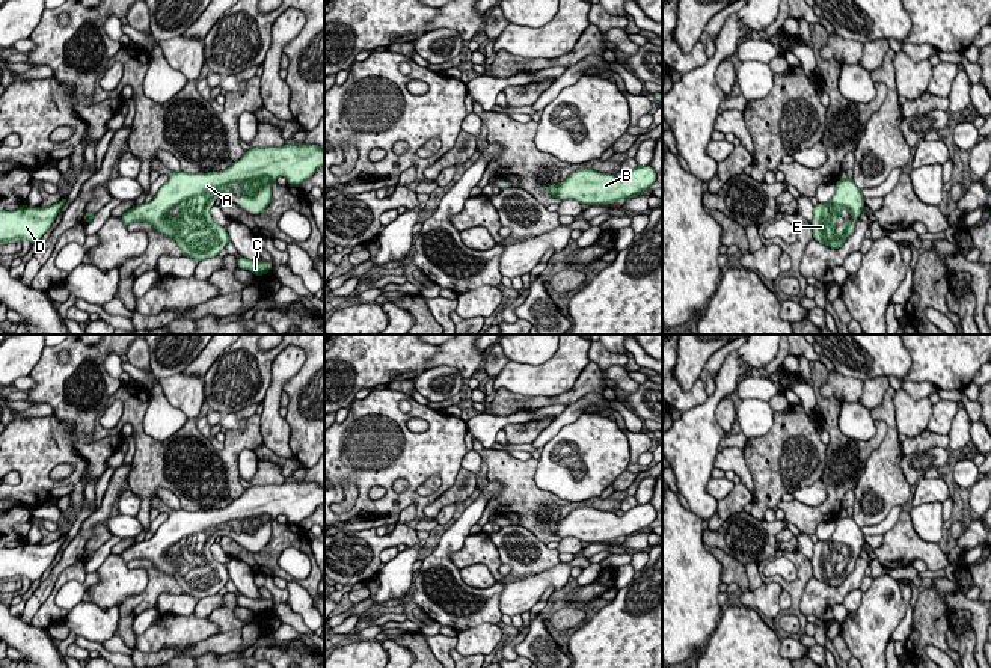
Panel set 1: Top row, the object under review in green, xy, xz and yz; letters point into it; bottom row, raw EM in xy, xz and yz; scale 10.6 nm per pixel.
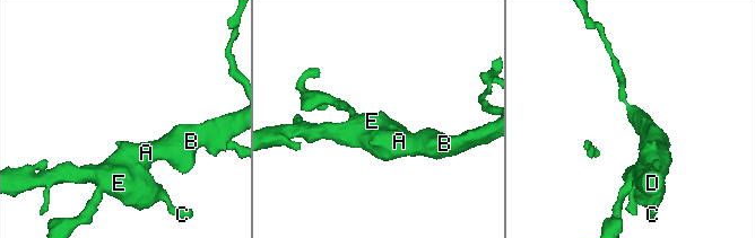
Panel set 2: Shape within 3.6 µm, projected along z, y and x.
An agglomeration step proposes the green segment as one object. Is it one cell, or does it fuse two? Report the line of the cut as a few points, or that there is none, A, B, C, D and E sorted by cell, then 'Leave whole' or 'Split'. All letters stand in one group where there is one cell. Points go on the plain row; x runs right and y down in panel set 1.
No split. Groups: A B C D E. Leave whole

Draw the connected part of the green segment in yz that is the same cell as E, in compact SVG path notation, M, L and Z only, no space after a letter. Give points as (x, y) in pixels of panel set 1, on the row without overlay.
M848 508L848 516L836 519L836 528L830 540L819 540L813 546L815 556L812 558L813 578L831 587L843 584L846 576L854 571L855 561L851 556L843 558L843 568L837 567L837 556L843 553L843 546L848 546L849 553L861 553L864 534L852 519L852 508Z

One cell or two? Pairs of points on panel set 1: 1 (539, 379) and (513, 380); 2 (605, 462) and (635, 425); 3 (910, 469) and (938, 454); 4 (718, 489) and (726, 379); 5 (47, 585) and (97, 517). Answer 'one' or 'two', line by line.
1: one
2: two
3: one
4: two
5: one

